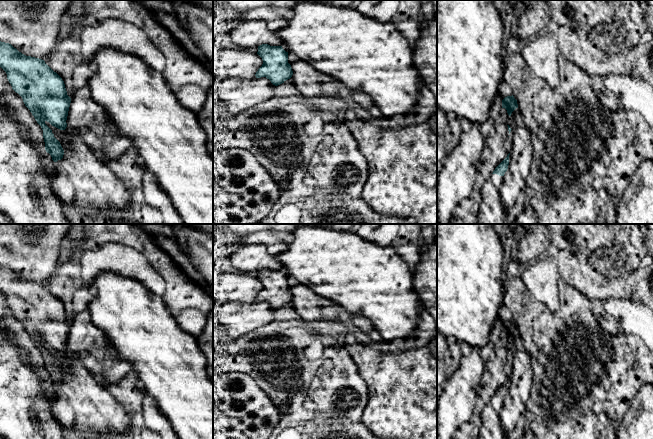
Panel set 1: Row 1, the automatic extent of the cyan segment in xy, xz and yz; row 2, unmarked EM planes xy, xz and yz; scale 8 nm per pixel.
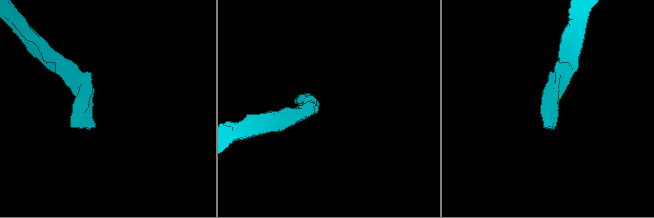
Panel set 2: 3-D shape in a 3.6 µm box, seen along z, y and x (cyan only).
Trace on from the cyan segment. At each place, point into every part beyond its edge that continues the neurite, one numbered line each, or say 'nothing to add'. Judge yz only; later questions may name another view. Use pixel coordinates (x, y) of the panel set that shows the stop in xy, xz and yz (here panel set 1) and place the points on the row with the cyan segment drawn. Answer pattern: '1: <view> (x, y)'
1: yz (491, 211)

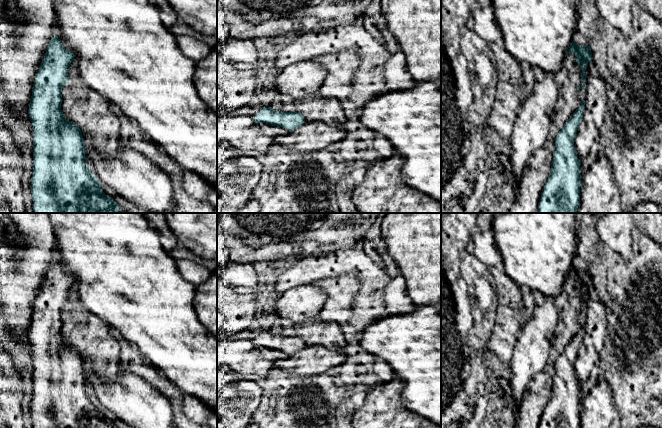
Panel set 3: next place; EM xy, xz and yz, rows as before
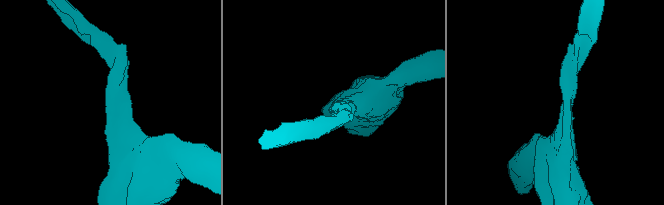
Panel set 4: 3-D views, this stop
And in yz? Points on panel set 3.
nothing to add

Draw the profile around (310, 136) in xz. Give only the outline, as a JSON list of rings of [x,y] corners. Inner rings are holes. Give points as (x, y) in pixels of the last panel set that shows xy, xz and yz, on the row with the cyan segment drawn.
[[[304,122],[289,133],[275,138],[275,144],[282,147],[314,152],[334,145],[347,136],[344,127],[332,127],[323,122]]]

